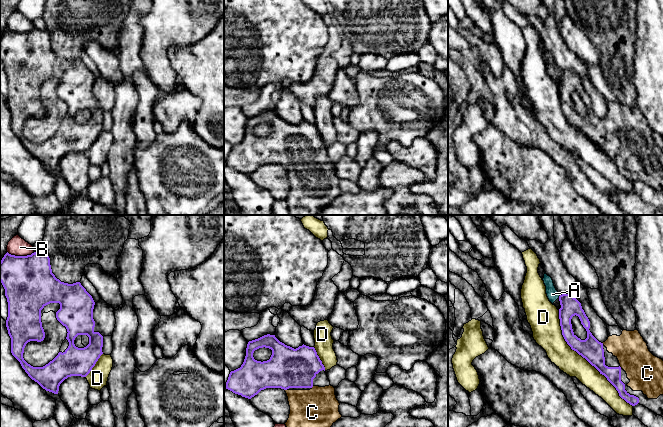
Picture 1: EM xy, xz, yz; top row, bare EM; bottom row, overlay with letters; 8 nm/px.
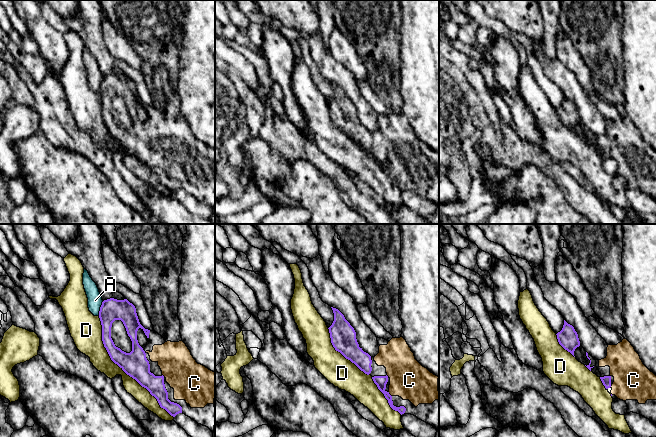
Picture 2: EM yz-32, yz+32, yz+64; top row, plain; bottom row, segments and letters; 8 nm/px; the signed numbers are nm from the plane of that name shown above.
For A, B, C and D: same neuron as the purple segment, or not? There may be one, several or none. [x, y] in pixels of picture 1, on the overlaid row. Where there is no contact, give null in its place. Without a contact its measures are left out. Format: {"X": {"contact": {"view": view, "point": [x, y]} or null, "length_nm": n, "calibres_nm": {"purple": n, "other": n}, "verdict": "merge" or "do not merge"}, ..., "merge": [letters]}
{"A": {"contact": {"view": "yz", "point": [559, 296]}, "length_nm": 30, "calibres_nm": {"purple": 160, "other": 90}, "verdict": "do not merge"}, "B": {"contact": {"view": "xy", "point": [21, 256]}, "length_nm": 220, "calibres_nm": {"purple": 400, "other": 150}, "verdict": "do not merge"}, "C": {"contact": null, "verdict": "merge"}, "D": {"contact": {"view": "yz", "point": [585, 358]}, "length_nm": 1000, "calibres_nm": {"purple": 180, "other": 190}, "verdict": "do not merge"}, "merge": ["C"]}

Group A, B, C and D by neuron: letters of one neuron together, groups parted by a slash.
A / B / C / D

